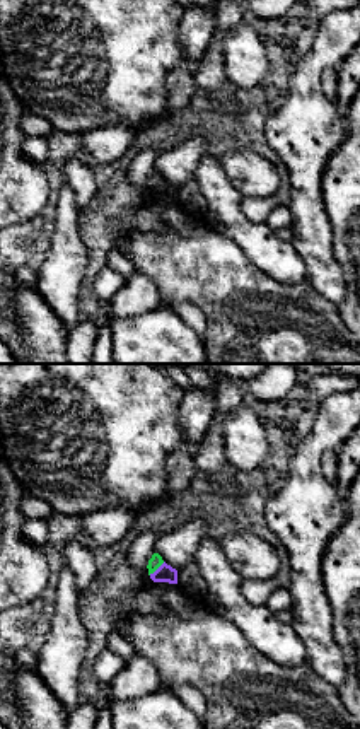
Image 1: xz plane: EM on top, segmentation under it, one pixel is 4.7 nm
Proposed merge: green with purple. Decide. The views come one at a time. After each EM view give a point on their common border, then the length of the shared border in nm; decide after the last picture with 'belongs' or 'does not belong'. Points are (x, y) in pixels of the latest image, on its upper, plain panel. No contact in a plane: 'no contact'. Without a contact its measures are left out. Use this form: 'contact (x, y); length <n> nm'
contact (156, 186); length 100 nm

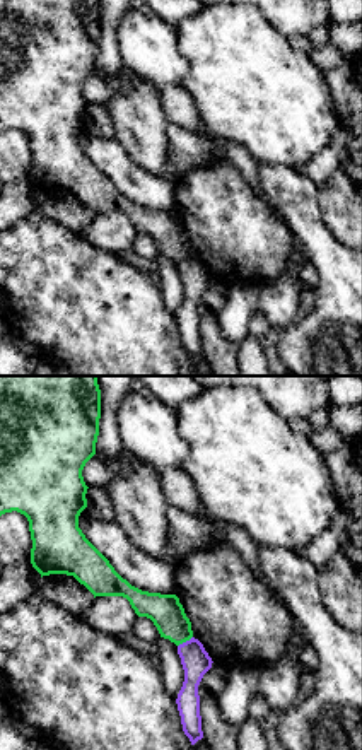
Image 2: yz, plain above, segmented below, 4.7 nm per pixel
contact (185, 258); length 90 nm

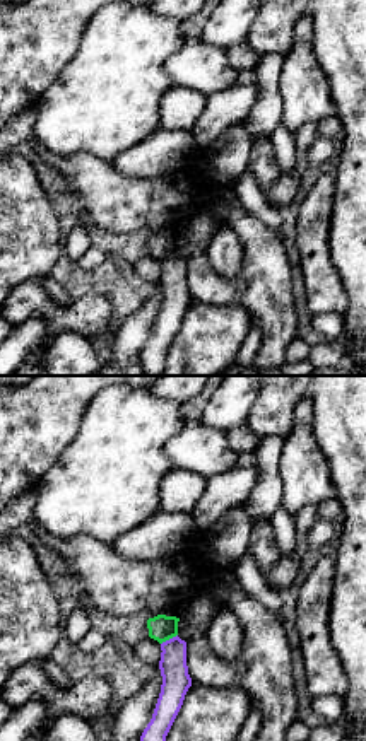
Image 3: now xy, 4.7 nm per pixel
contact (168, 256); length 90 nm

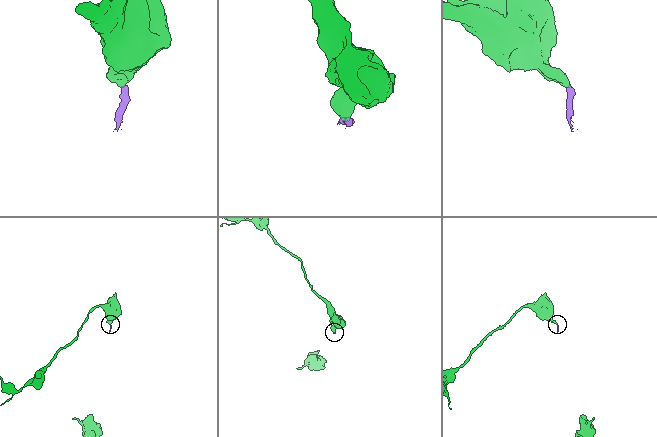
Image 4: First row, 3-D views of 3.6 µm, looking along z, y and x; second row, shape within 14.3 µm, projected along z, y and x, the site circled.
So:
does not belong

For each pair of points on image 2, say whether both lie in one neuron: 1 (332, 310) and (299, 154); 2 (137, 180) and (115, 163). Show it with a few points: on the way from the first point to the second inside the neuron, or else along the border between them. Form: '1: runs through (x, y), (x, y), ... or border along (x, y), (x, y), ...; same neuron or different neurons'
1: border along (262, 161), (301, 169); different neurons
2: runs through (132, 180), (120, 168); same neuron

